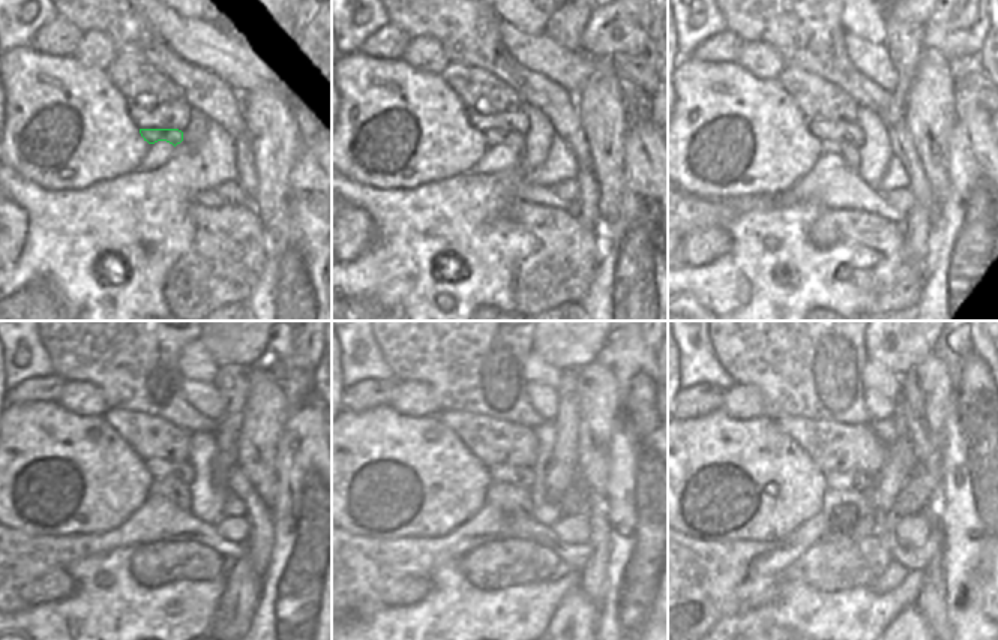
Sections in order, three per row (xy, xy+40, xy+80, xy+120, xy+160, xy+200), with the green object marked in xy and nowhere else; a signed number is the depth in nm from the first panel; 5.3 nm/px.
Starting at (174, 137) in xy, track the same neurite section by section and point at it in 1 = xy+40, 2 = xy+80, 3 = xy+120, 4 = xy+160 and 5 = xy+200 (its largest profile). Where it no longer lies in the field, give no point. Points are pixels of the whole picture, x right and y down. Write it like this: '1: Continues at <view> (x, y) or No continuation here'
1: Continues at xy+40 (491, 135)
2: Continues at xy+80 (848, 152)
3: Continues at xy+120 (174, 490)
4: Continues at xy+160 (514, 501)
5: Continues at xy+200 (850, 519).

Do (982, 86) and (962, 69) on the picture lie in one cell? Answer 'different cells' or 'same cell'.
same cell

